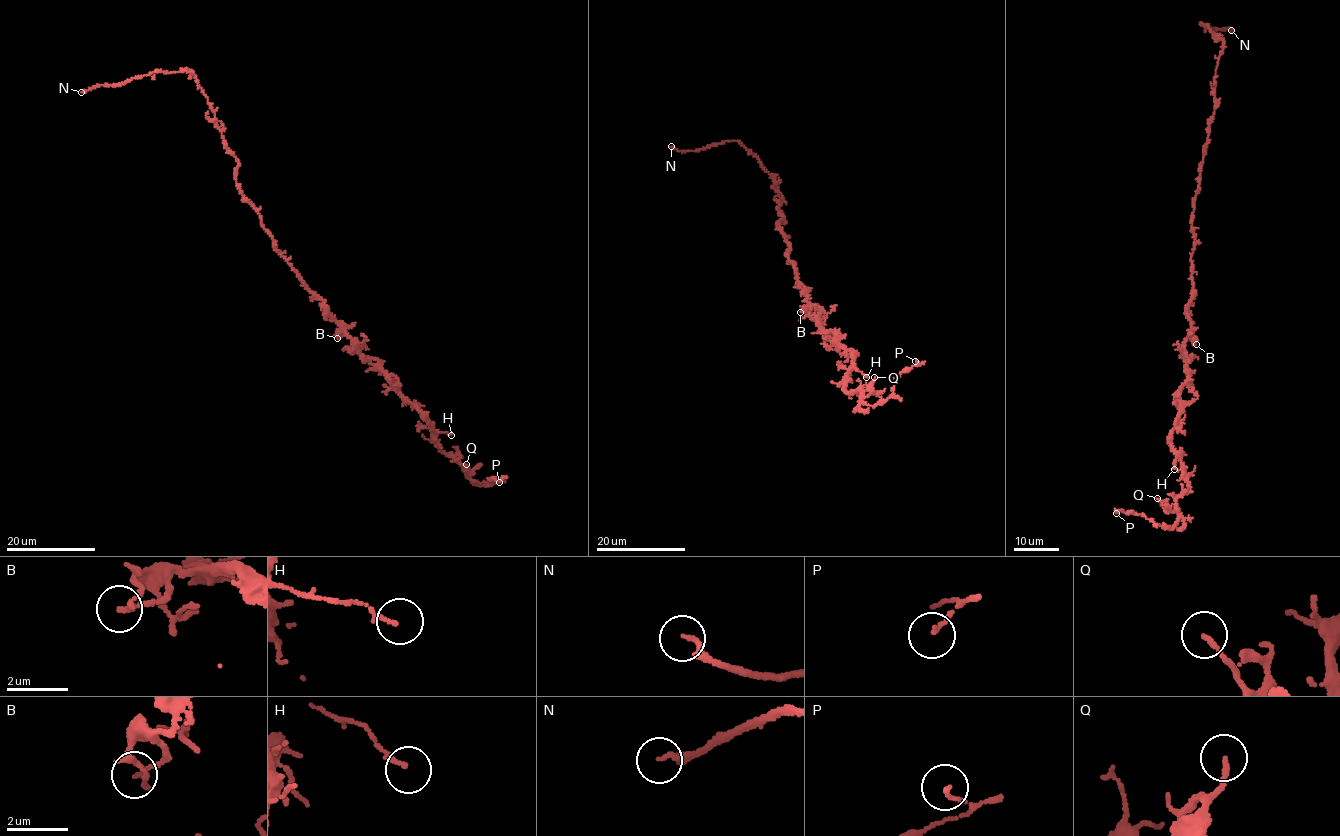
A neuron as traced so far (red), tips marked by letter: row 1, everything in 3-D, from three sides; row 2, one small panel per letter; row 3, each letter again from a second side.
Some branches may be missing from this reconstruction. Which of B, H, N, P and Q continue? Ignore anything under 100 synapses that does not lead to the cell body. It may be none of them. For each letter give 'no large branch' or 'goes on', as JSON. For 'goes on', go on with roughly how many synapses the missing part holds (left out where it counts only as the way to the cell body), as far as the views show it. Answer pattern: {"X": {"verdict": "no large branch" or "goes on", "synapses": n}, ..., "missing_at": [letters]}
{"B": {"verdict": "no large branch"}, "H": {"verdict": "no large branch"}, "N": {"verdict": "goes on"}, "P": {"verdict": "no large branch"}, "Q": {"verdict": "no large branch"}, "missing_at": ["N"]}

